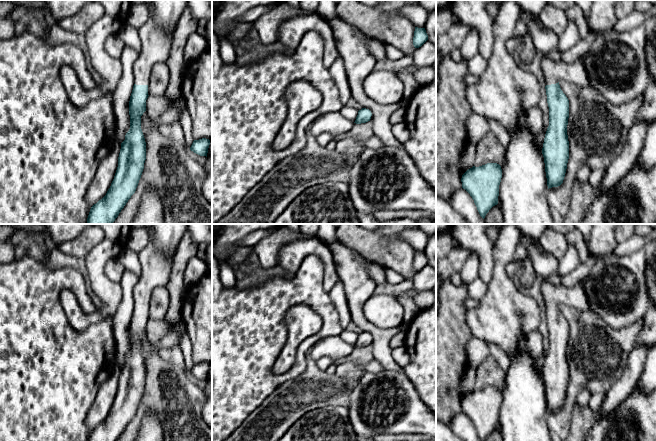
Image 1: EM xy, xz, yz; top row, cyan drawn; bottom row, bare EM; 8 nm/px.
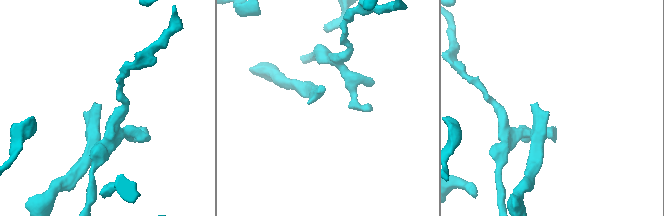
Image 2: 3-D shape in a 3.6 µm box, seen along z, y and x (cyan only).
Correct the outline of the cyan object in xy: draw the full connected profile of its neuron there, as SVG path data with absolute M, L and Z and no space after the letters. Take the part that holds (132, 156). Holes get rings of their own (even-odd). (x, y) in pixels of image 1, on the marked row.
M150 4L149 19L138 30L142 49L133 64L134 86L129 101L130 129L121 143L118 167L106 195L94 204L87 224L113 224L135 193L146 160L146 142L141 129L141 116L146 111L150 73L156 63L166 63L172 47L172 35L157 29Z

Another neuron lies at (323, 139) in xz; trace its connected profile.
M322 133L321 135L319 135L316 140L317 142L322 145L322 146L326 146L331 140L335 139L336 137L332 134L329 133Z

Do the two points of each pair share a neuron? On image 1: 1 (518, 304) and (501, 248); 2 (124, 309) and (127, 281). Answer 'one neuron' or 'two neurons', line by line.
1: one neuron
2: one neuron

